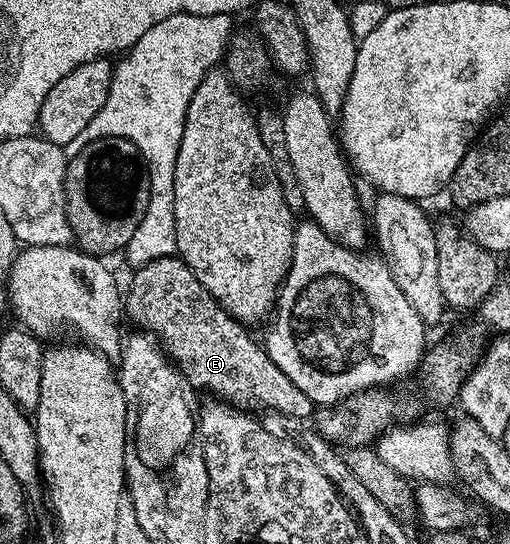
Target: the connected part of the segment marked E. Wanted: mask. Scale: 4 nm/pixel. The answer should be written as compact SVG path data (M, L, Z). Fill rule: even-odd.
M175 255L152 260L149 264L138 266L133 273L123 299L126 318L130 318L136 328L153 334L161 342L166 356L194 389L203 393L207 390L210 396L241 409L255 407L260 411L283 413L298 420L314 416L313 401L307 399L307 395L303 395L303 391L299 391L299 387L278 369L266 355L264 346L250 337L250 330L222 308L184 260Z

